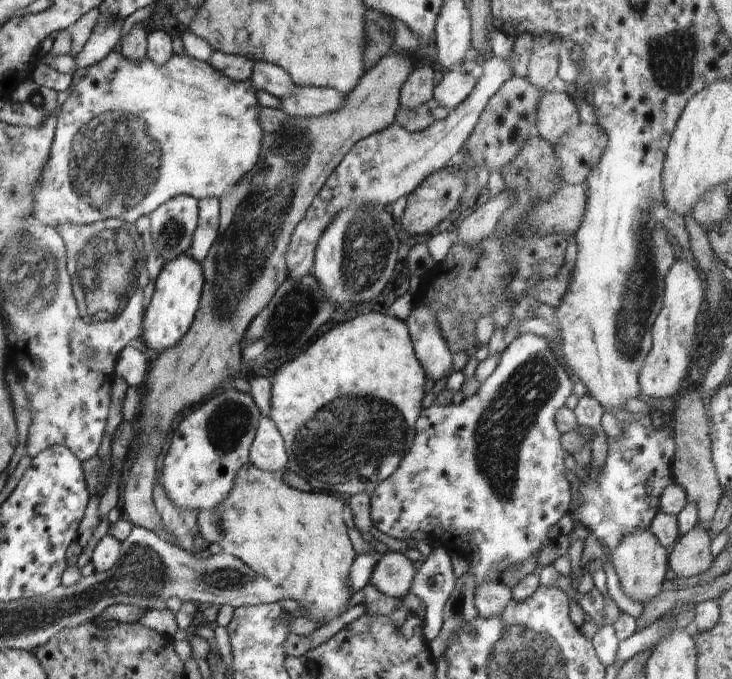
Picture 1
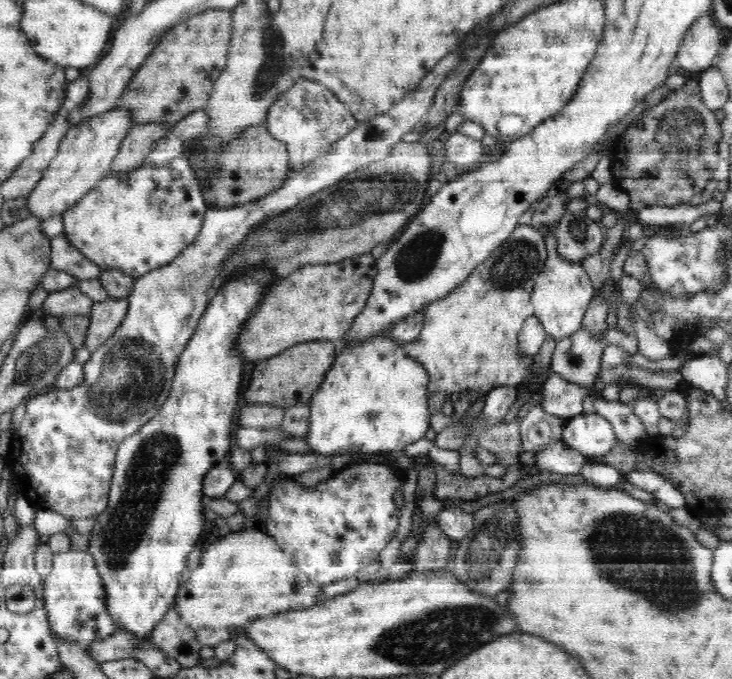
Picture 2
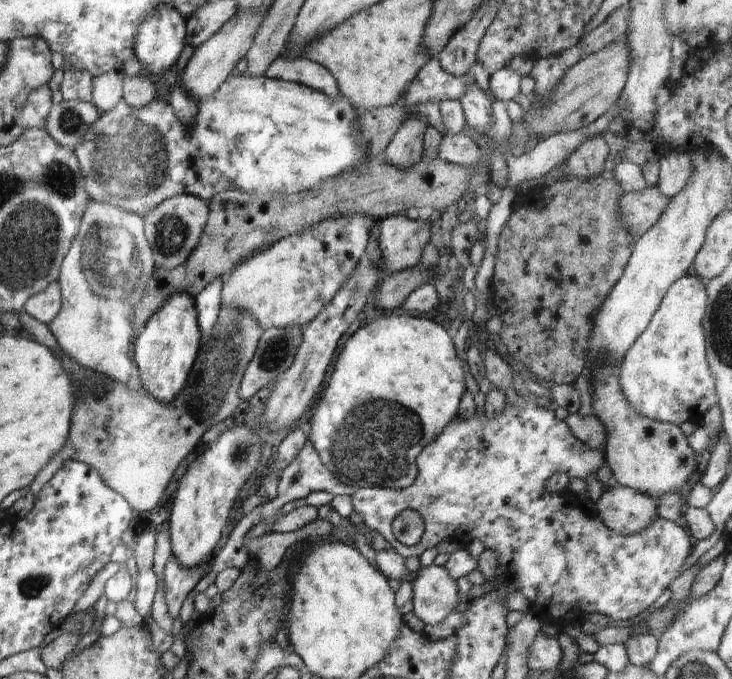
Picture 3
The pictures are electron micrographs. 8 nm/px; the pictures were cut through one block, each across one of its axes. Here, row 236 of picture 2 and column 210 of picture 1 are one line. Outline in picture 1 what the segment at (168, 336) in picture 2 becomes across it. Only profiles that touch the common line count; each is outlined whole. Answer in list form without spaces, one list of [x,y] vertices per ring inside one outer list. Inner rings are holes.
[[[204,198],[199,202],[198,226],[188,252],[198,264],[206,260],[212,244],[216,242],[220,226],[219,202],[220,200],[216,198]]]

